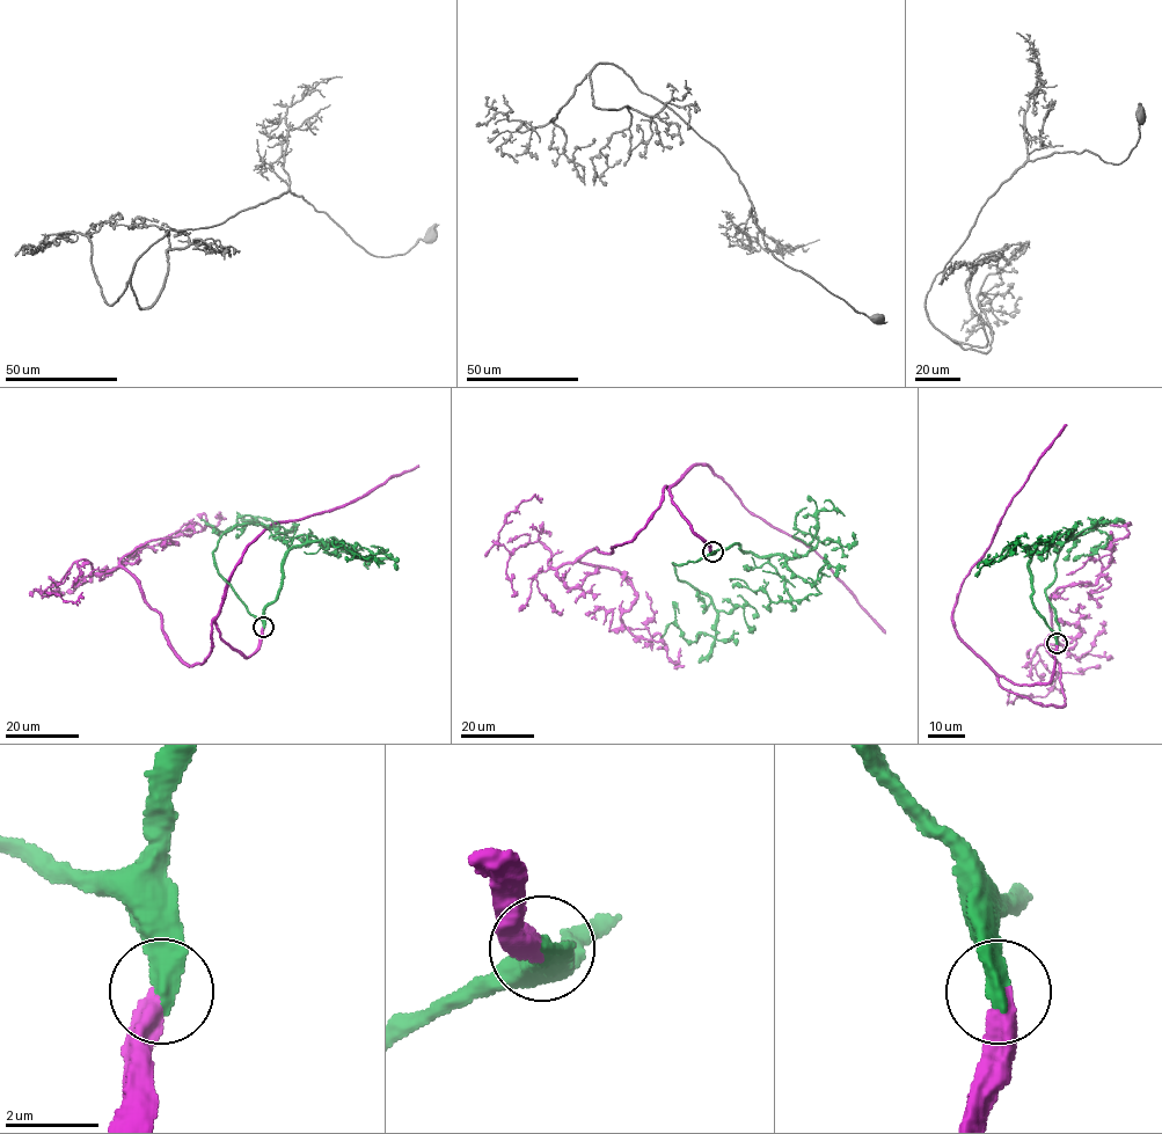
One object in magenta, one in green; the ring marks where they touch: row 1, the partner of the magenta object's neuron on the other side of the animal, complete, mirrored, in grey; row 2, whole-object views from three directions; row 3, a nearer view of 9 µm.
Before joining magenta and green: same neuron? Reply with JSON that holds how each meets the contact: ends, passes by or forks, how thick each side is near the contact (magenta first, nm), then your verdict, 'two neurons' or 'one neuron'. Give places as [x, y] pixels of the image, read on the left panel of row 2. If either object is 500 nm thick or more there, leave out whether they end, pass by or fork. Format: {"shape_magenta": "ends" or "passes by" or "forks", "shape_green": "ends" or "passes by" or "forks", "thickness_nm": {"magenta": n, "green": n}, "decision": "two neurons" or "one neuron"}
{"shape_magenta": "ends", "shape_green": "ends", "thickness_nm": {"magenta": 460, "green": 480}, "decision": "one neuron"}

